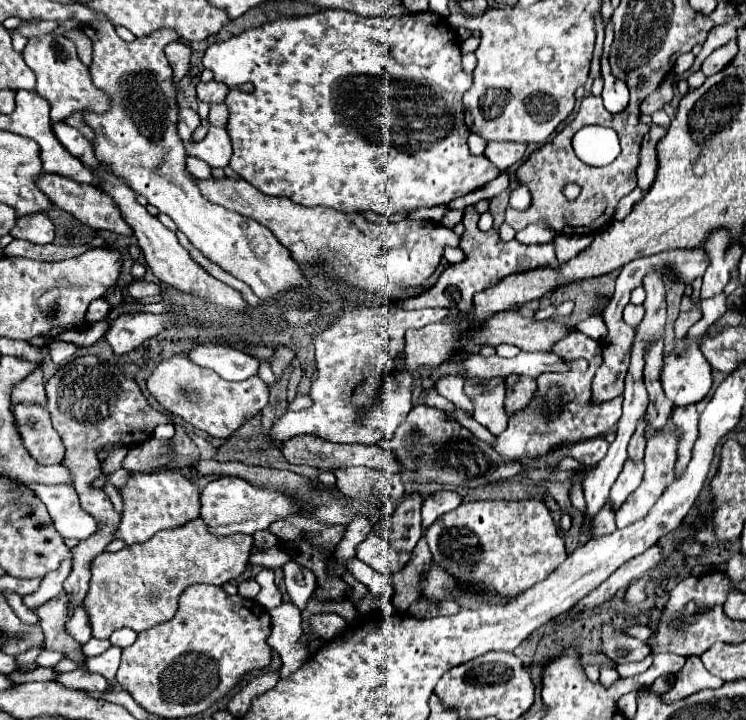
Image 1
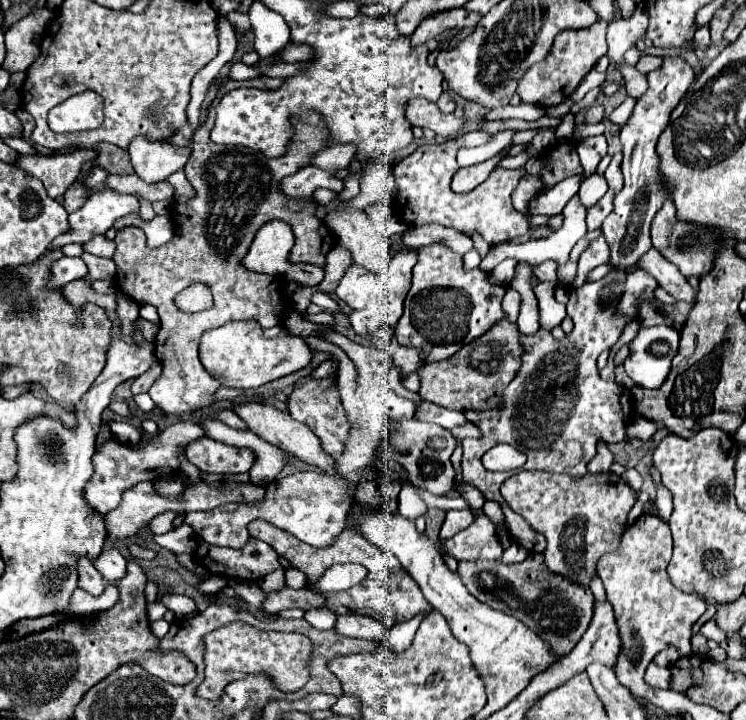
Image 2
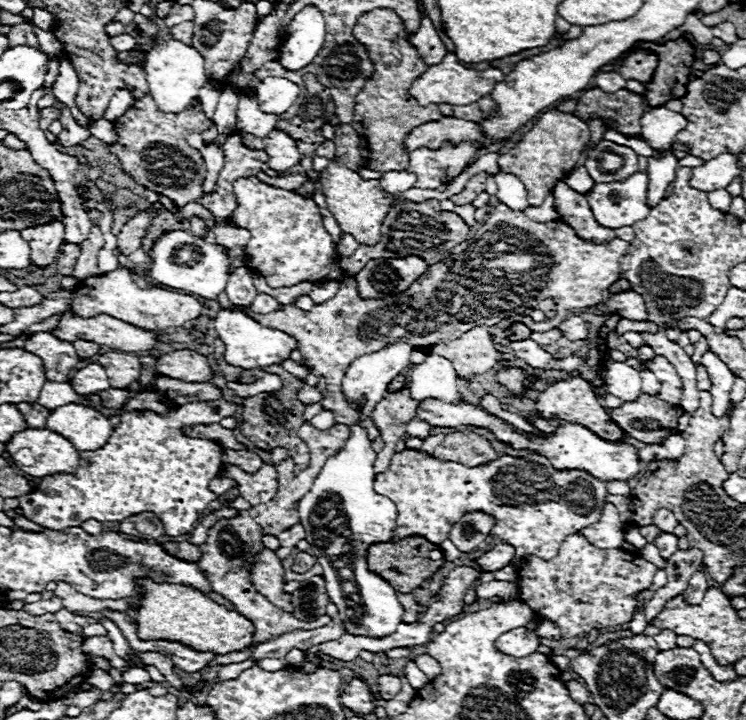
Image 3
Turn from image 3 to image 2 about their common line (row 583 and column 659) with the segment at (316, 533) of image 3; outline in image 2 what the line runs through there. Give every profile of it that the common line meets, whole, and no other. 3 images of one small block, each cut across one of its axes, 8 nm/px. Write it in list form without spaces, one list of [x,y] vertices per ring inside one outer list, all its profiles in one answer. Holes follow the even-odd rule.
[[[640,326],[636,338],[628,344],[630,354],[624,360],[624,370],[634,380],[634,384],[642,388],[660,388],[660,384],[664,382],[664,374],[668,374],[670,370],[670,360],[678,350],[678,340],[678,330],[670,326]]]

